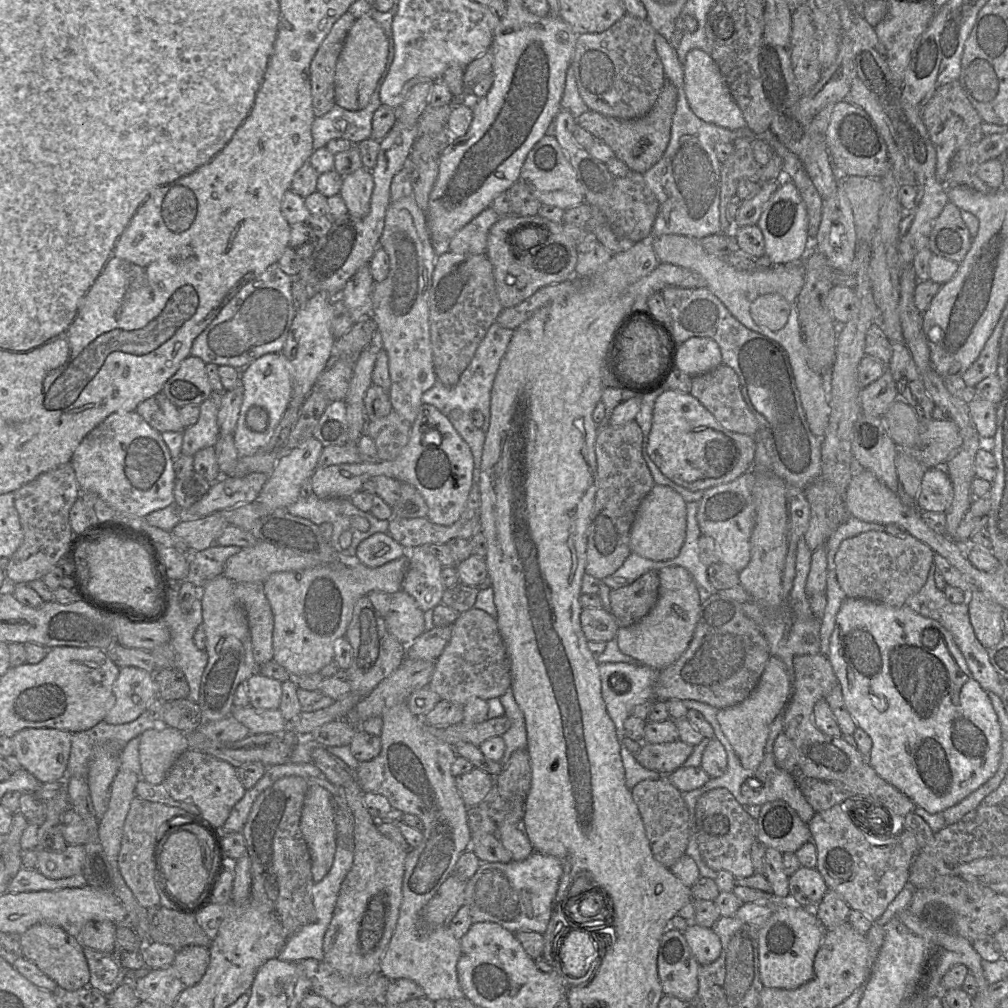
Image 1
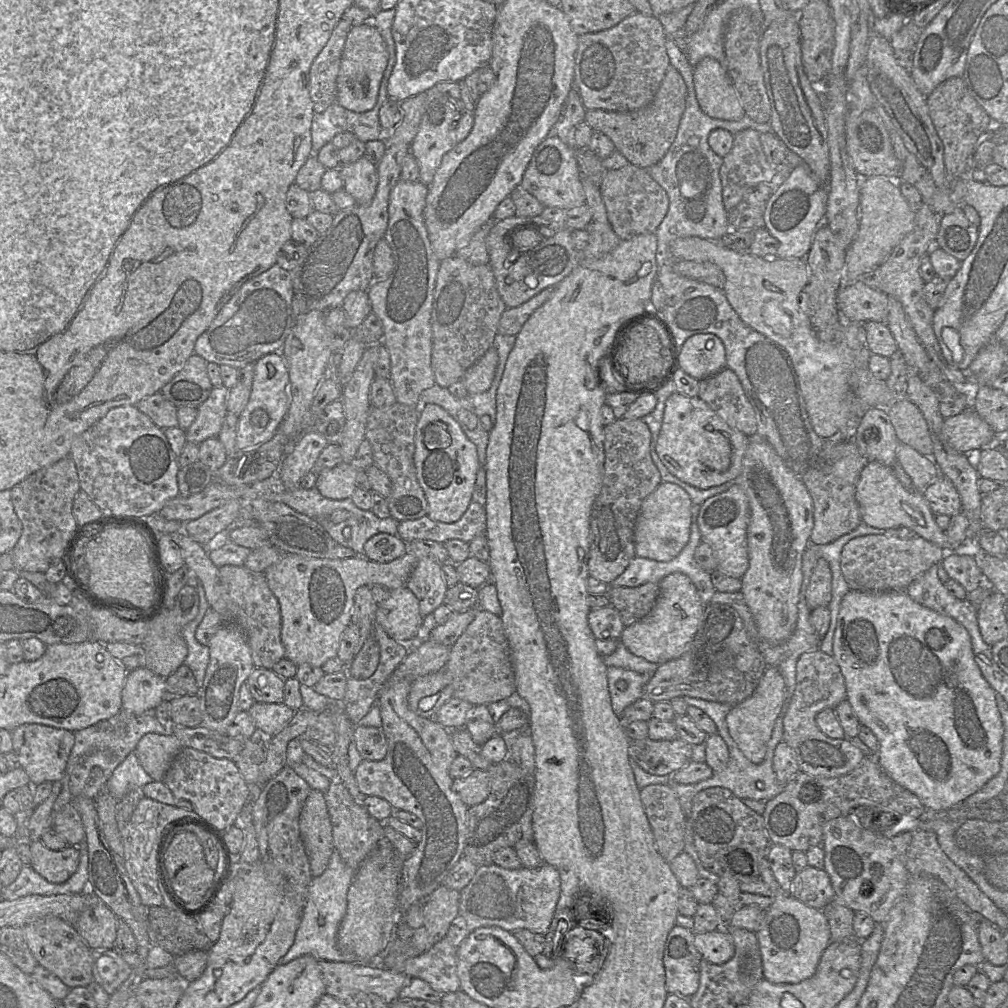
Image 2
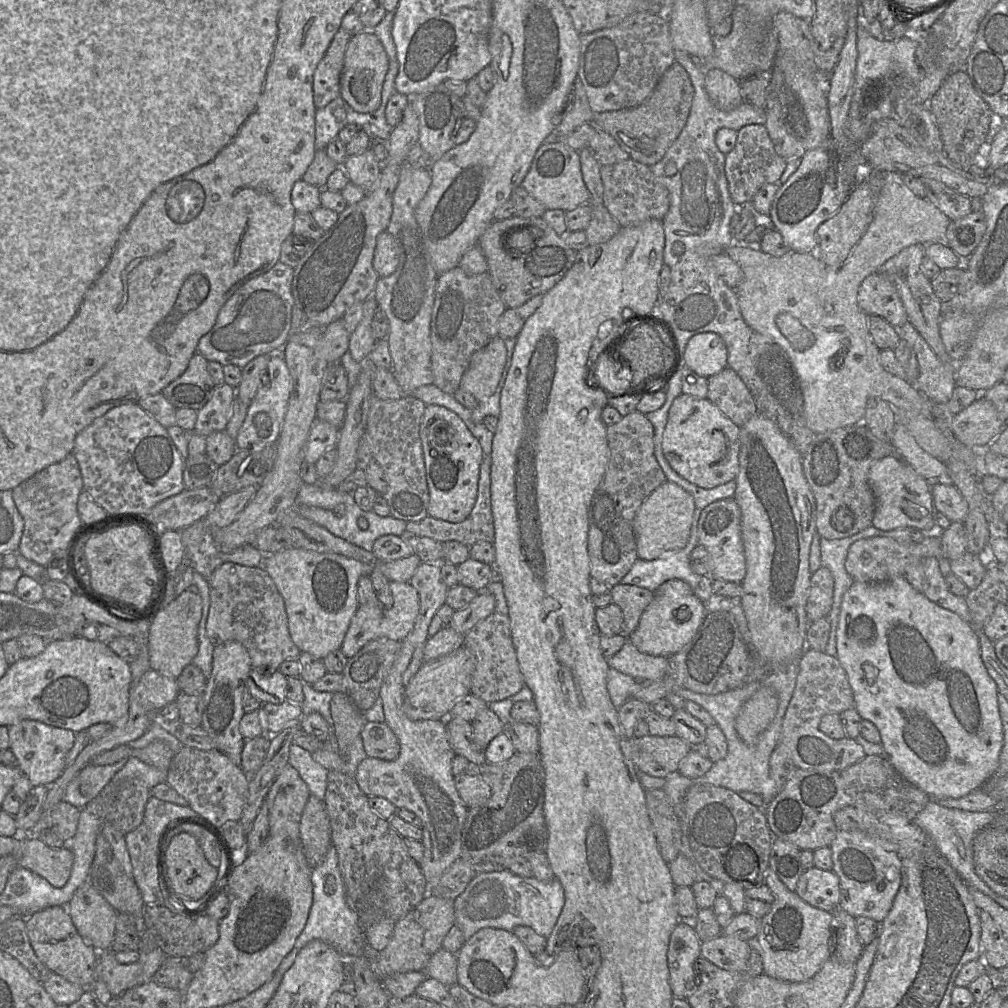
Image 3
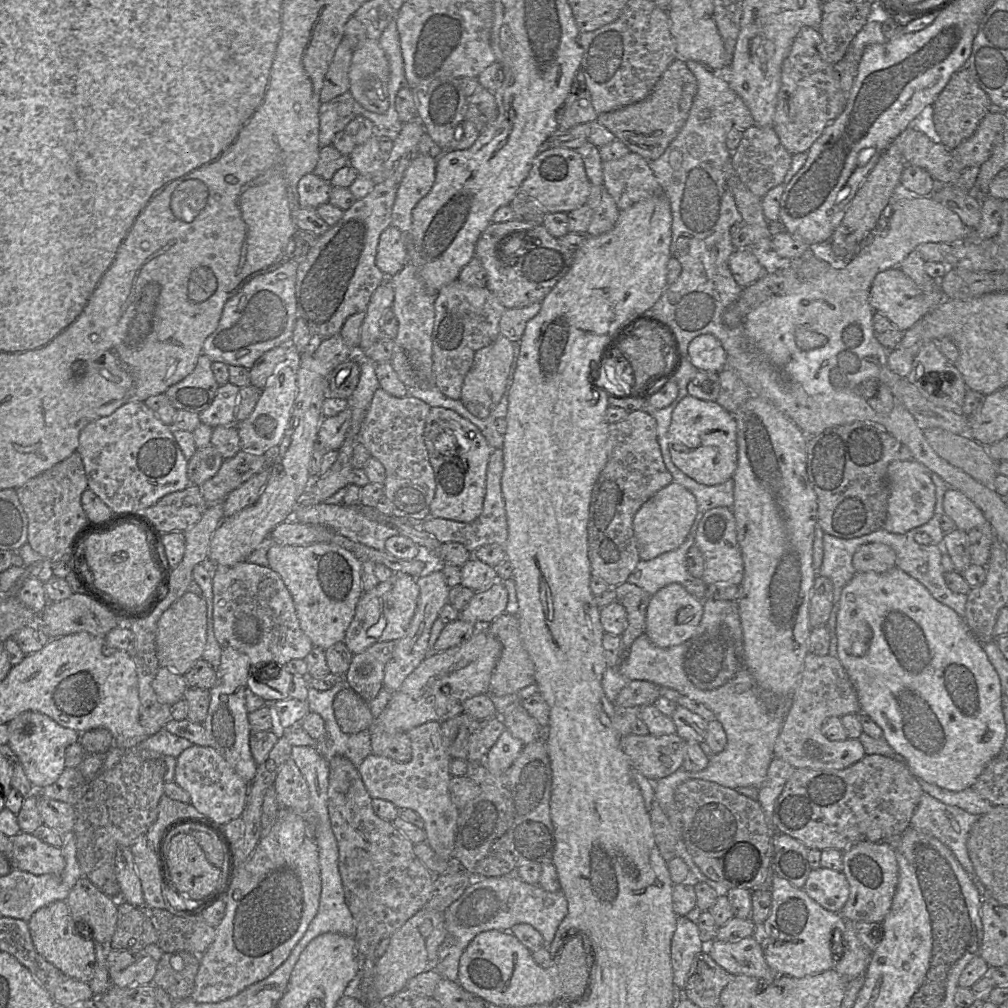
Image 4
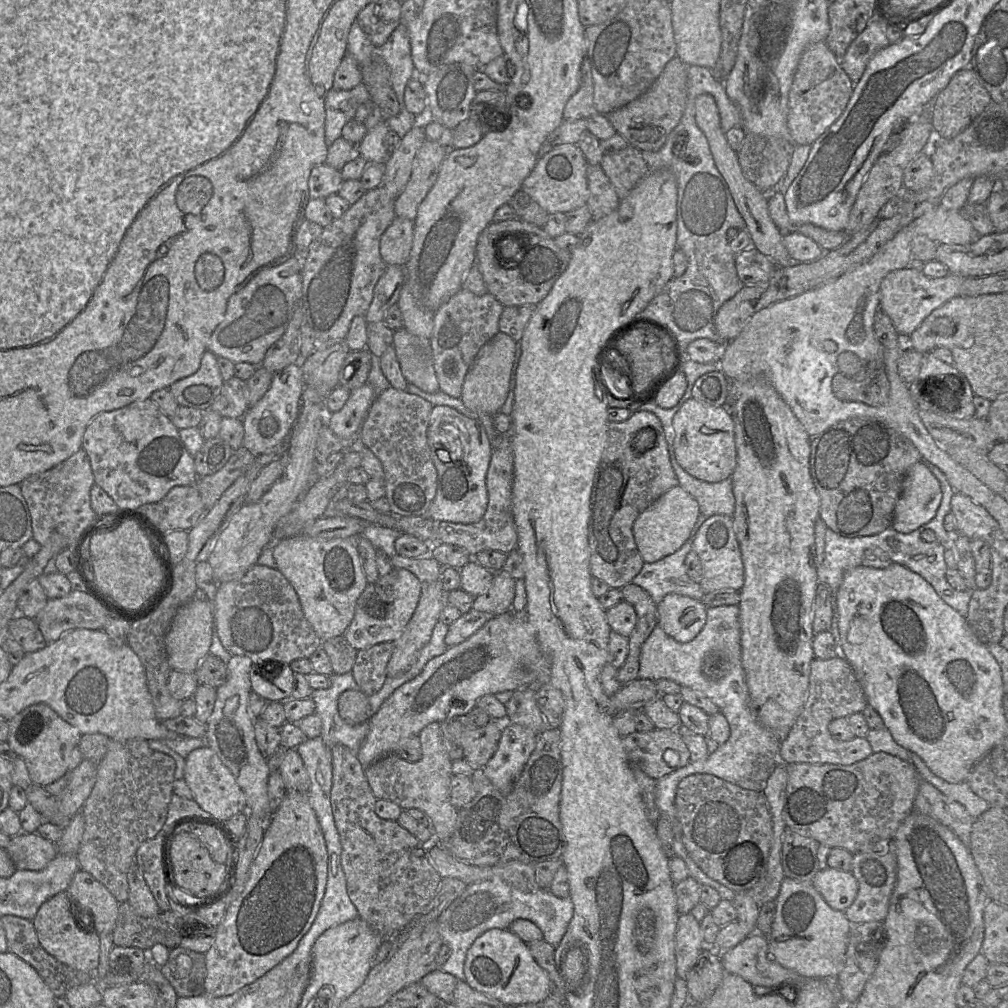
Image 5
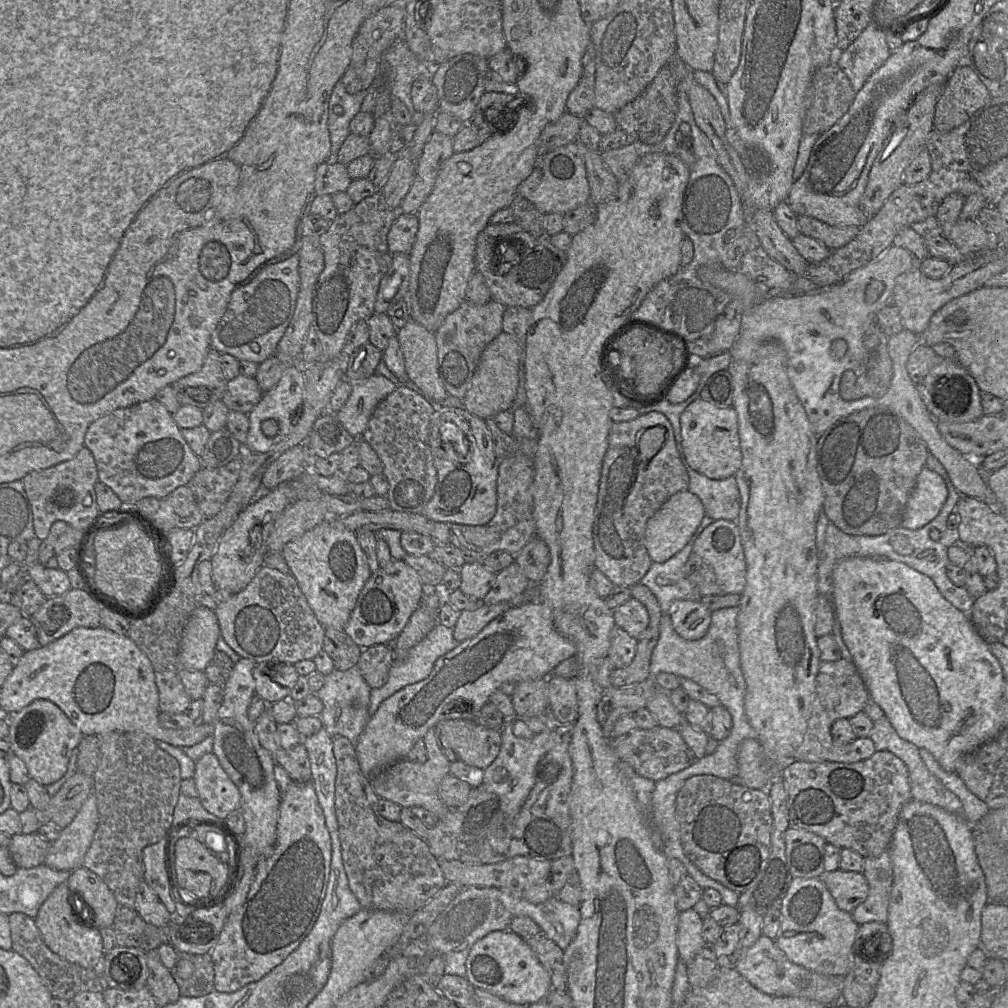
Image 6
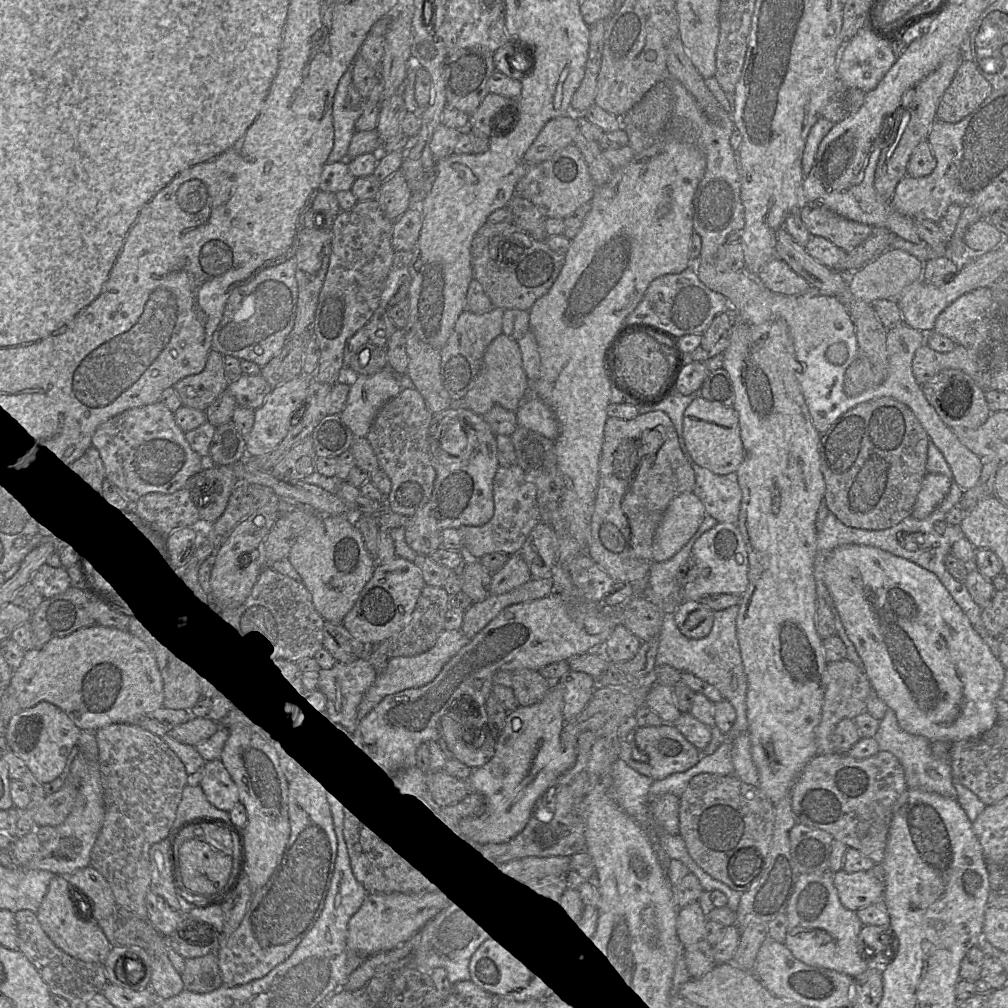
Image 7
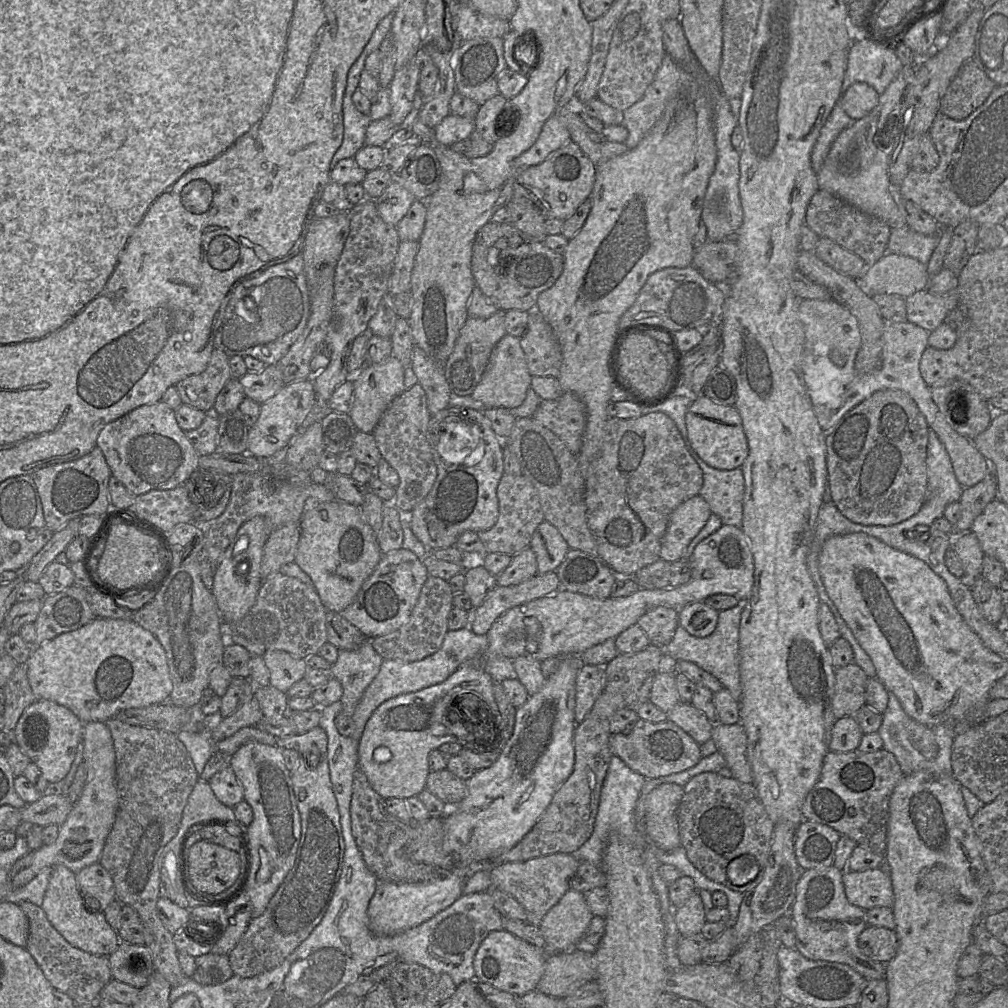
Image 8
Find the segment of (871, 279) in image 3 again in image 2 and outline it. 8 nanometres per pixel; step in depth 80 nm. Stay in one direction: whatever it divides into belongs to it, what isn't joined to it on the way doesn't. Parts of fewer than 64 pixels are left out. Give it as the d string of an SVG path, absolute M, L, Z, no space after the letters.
M856 281L839 289L836 302L839 313L850 321L886 323L889 297L880 290Z

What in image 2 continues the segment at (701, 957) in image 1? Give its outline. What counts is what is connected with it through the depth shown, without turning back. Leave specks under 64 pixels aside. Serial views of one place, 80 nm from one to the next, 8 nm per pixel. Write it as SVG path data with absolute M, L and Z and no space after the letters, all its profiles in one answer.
M725 928L696 934L694 943L703 959L713 964L726 963L735 953L733 939Z

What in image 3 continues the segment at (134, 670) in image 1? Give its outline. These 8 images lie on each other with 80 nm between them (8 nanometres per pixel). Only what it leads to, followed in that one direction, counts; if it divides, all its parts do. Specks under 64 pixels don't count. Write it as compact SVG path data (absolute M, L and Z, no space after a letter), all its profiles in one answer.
M149 669L136 685L141 705L147 711L158 712L167 704L174 702L180 693L176 679Z

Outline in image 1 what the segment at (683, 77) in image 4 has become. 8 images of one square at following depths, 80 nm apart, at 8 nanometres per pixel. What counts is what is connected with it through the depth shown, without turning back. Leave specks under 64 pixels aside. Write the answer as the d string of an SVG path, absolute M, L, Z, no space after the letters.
M666 80L654 106L645 116L634 120L621 120L589 110L577 118L577 125L604 141L615 157L623 161L630 171L644 174L661 159L668 146L677 98L677 88Z

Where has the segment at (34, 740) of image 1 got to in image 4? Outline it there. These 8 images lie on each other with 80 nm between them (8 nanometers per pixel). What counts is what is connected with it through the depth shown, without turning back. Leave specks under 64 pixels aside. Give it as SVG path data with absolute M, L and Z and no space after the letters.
M26 711L8 723L8 745L17 756L35 790L55 783L64 772L67 748L80 739L80 733L65 728L45 714Z

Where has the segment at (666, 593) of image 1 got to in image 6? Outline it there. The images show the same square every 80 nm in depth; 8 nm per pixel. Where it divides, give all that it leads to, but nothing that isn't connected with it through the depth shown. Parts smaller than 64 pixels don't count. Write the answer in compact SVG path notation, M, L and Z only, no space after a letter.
M675 601L668 615L675 632L686 641L703 638L711 623L711 612L701 601Z

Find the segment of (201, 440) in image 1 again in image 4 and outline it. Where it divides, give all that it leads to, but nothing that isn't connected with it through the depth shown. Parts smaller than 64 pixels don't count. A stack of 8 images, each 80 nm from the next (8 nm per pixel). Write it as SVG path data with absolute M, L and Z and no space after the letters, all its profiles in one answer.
M231 383L219 385L211 405L198 413L200 422L212 428L235 424L235 408L239 388Z

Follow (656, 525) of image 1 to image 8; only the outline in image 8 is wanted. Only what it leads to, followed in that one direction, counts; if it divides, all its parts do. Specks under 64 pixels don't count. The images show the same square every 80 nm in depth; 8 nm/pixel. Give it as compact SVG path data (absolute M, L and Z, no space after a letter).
M699 495L680 504L670 515L661 540L659 558L667 562L680 560L688 545L707 523L711 513L709 505Z

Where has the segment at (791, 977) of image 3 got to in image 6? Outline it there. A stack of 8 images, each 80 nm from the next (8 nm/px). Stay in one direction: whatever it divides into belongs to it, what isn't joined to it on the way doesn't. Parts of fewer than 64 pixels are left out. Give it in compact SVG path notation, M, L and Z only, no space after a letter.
M794 878L782 902L781 927L775 943L792 963L841 979L853 968L853 944L858 928L851 913L837 906L821 878Z

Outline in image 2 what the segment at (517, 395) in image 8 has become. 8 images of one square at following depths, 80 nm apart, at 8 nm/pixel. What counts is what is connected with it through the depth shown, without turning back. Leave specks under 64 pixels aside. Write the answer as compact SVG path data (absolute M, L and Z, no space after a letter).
M491 346L463 375L462 381L469 393L483 393L493 382L499 356Z

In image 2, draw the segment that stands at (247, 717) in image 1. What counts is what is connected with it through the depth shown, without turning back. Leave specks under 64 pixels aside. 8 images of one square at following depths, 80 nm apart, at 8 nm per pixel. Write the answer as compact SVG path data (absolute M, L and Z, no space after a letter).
M255 702L248 710L259 737L267 738L278 733L293 717L294 710L282 703Z

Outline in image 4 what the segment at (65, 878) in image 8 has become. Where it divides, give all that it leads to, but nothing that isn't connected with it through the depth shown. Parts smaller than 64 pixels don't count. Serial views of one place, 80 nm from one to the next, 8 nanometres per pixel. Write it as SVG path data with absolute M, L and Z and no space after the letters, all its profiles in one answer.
M66 900L55 901L37 910L27 922L30 935L36 951L49 963L59 969L67 978L73 978L89 983L95 972L96 944L91 938L84 938L81 931L88 931L78 926L76 929L74 920L69 912Z

